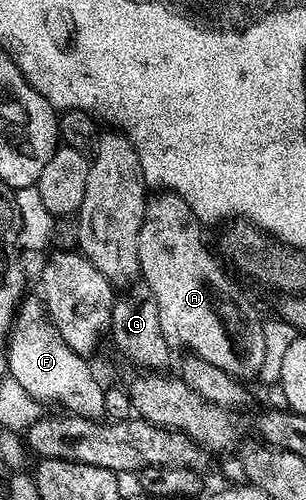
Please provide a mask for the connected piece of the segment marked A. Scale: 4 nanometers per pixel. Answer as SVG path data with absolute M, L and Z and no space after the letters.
M170 191L156 192L147 202L147 214L143 217L137 243L141 281L151 288L151 294L157 299L157 307L161 311L161 331L168 343L175 347L184 345L188 354L220 368L238 382L247 383L250 377L258 378L263 360L269 356L269 351L261 351L261 347L269 347L269 344L259 341L253 323L249 321L251 315L247 313L247 308L253 304L252 298L246 297L227 278L226 271L219 266L220 258L211 254L203 238L203 229L197 215L193 215L189 205L177 194Z

